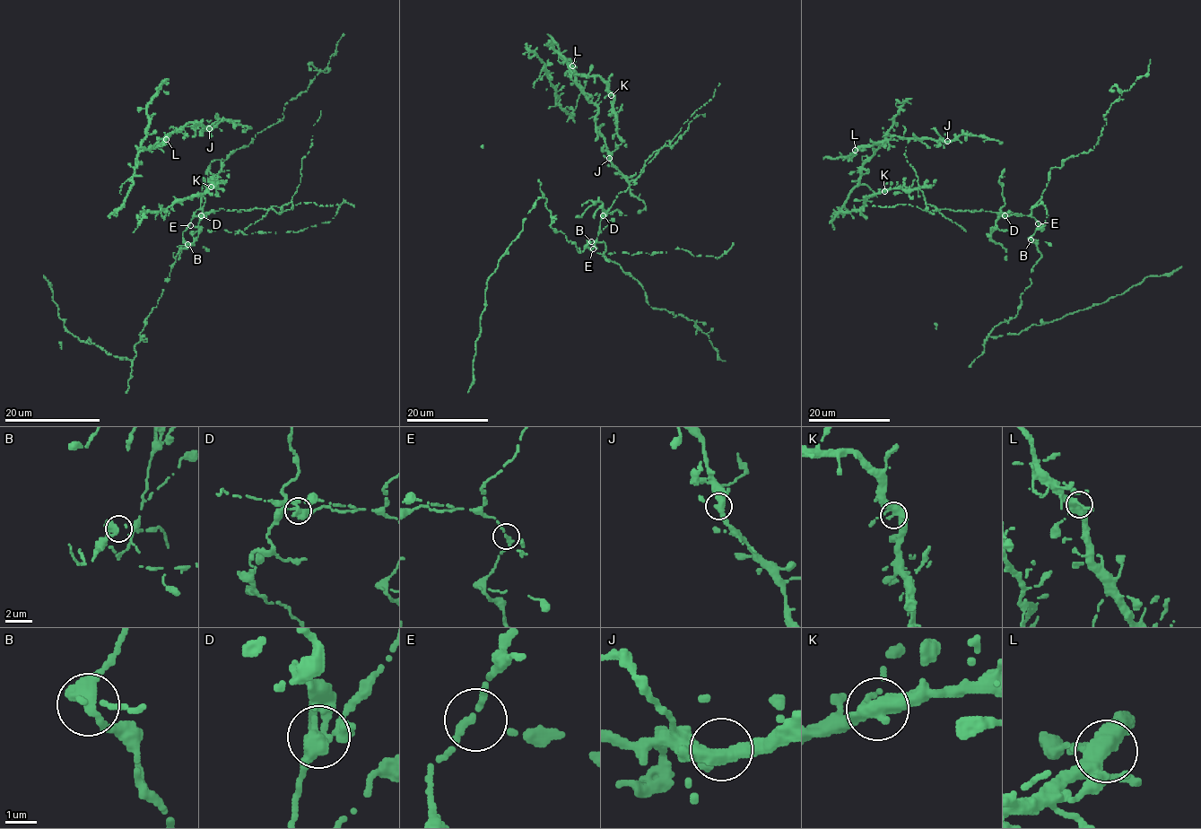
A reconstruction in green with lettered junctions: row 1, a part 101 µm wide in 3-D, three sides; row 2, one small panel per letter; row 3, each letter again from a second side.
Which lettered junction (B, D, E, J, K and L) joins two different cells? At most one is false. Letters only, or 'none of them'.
D

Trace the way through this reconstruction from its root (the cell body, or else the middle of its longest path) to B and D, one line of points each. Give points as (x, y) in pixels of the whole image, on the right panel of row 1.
B: (1036, 220), (1039, 226), (1031, 239)
D: (1036, 220), (1028, 215), (1005, 215)

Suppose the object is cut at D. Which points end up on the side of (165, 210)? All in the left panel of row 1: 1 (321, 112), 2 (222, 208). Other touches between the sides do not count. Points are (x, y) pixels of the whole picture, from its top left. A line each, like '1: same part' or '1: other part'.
1: other part
2: other part

